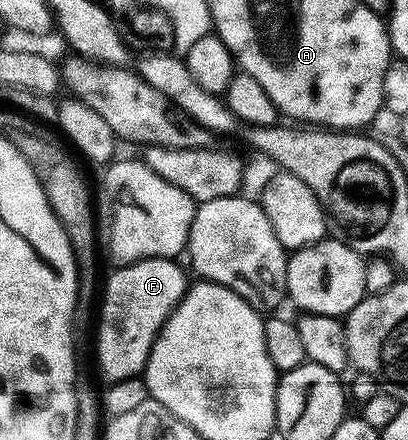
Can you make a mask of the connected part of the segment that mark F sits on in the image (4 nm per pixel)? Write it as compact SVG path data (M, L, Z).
M144 258L142 262L136 262L130 266L123 266L112 271L109 283L104 283L105 299L100 299L101 323L97 326L97 362L101 365L101 374L106 383L127 380L138 377L144 371L149 350L153 347L153 341L157 338L161 326L169 319L181 297L187 289L185 274L177 267L178 263L172 258Z

